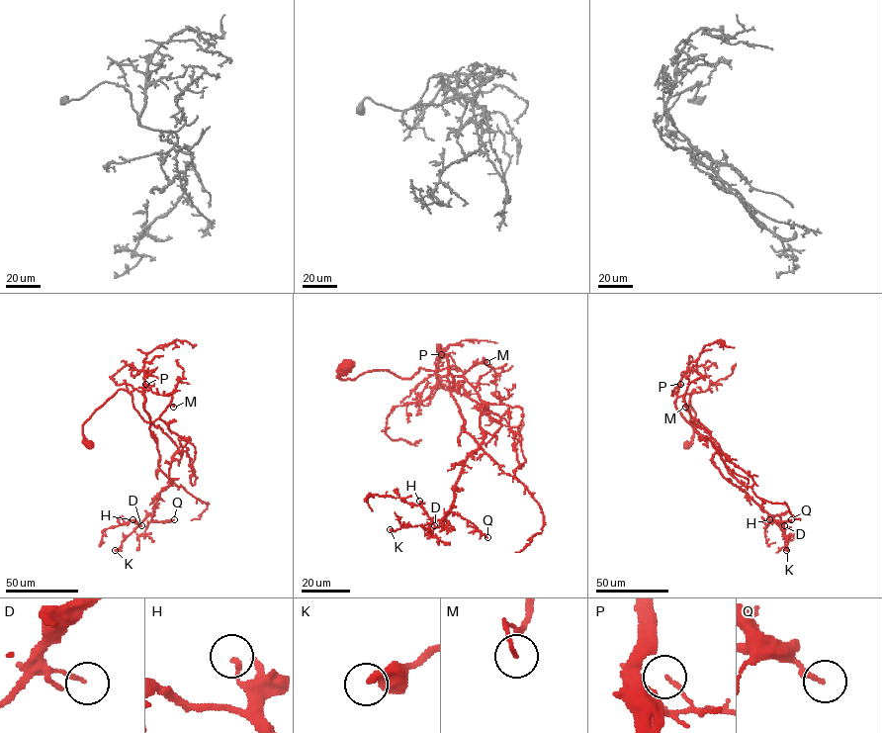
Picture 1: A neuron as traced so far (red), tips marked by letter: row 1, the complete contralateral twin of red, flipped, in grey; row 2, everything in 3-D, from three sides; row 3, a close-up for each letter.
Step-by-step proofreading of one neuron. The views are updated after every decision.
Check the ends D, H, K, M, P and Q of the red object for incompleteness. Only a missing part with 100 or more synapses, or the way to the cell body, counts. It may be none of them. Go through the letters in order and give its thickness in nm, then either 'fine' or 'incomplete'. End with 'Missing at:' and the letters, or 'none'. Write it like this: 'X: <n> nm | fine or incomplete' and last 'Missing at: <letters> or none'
D: 130 nm | fine
H: 140 nm | fine
K: 440 nm | fine
M: 100 nm | fine
P: 120 nm | fine
Q: 170 nm | fine
Missing at: none

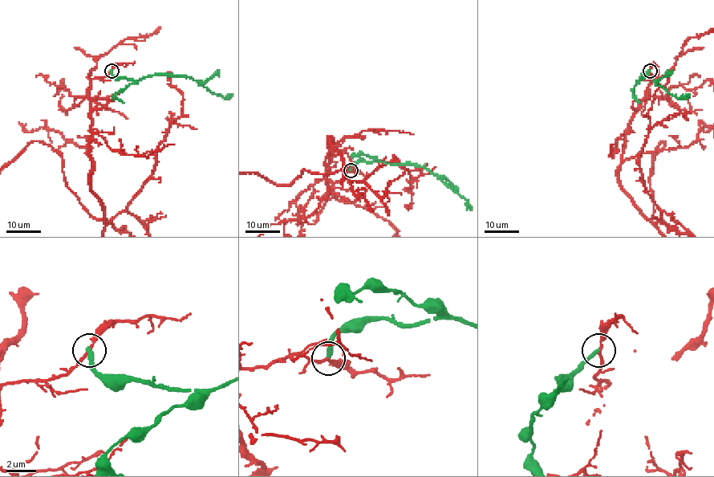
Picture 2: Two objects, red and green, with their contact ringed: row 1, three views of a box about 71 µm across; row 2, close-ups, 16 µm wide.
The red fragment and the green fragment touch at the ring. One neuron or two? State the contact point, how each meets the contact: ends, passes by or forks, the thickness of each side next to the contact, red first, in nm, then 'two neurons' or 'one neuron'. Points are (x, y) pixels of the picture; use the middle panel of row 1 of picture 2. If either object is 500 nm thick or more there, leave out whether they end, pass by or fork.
(350, 170) | red passes by | green ends | 190/320 nm | two neurons

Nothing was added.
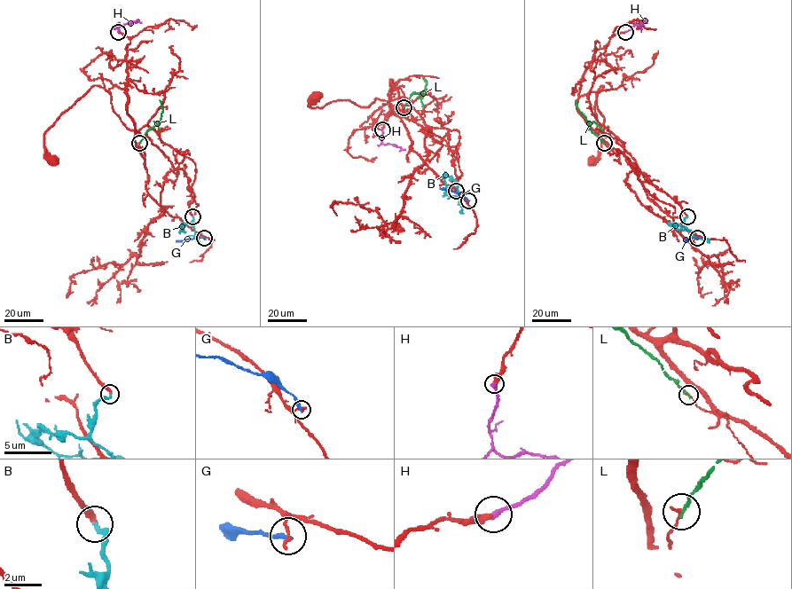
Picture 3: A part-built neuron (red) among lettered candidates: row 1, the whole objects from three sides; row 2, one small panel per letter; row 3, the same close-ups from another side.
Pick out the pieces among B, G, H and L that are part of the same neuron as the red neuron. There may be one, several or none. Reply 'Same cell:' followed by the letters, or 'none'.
Same cell: B, H

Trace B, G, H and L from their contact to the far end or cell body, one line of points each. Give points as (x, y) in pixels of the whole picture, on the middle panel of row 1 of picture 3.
B: (456, 191), (456, 181), (447, 176), (444, 179), (448, 199)
G: (468, 201), (459, 193), (439, 188)
H: (382, 129), (381, 142), (395, 145), (402, 149), (399, 151)
L: (403, 107), (412, 93), (423, 92), (427, 82), (423, 79)

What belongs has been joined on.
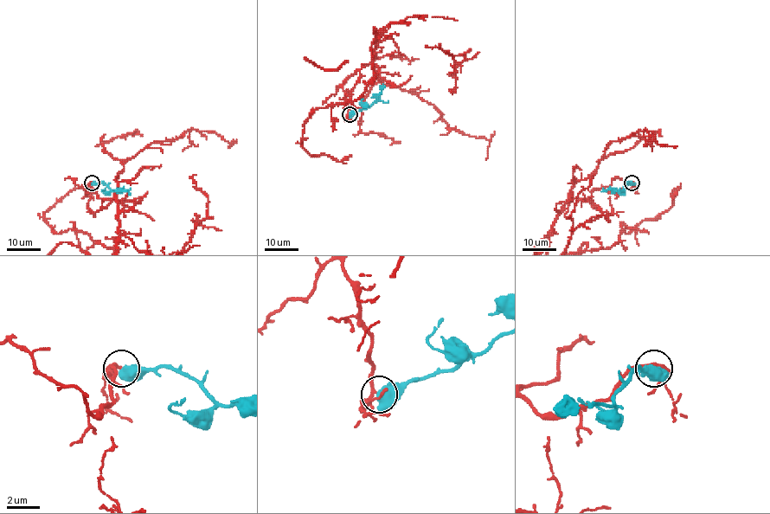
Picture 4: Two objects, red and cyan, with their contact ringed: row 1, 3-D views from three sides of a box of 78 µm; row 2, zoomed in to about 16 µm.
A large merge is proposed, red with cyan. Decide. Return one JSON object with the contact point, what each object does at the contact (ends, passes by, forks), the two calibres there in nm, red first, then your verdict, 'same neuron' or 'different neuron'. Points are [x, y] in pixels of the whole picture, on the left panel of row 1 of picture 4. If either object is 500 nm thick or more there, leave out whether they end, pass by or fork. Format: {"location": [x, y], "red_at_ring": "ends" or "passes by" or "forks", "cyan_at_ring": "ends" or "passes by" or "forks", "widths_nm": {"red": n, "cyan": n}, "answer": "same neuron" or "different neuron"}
{"location": [92, 183], "widths_nm": {"red": 180, "cyan": 750}, "answer": "different neuron"}

